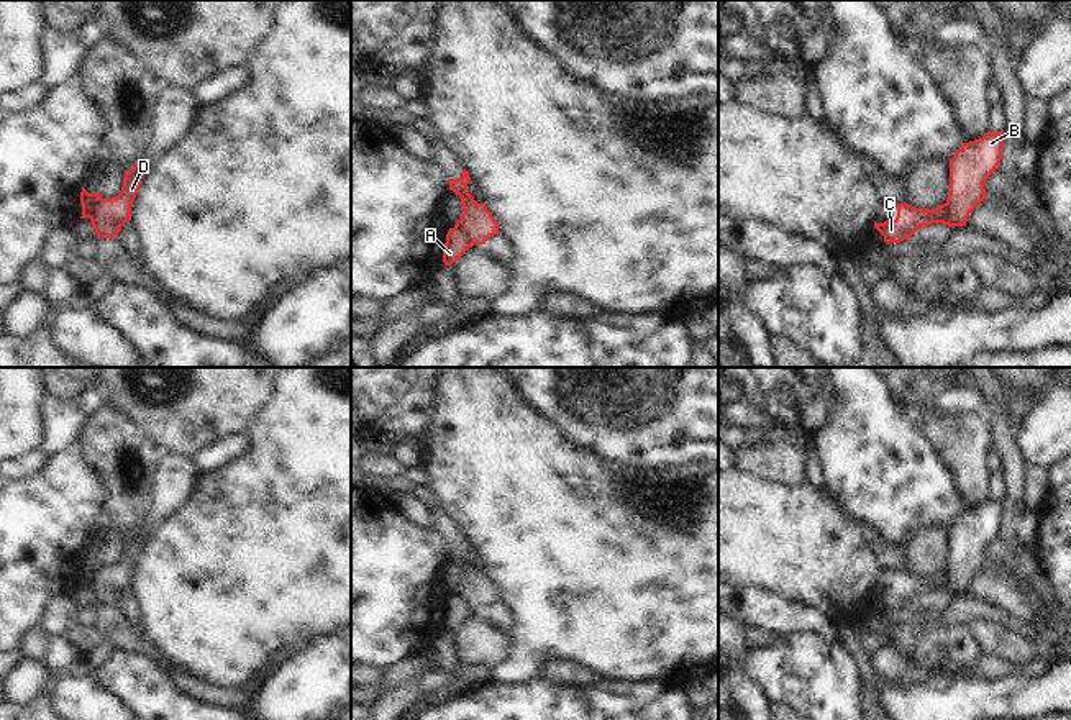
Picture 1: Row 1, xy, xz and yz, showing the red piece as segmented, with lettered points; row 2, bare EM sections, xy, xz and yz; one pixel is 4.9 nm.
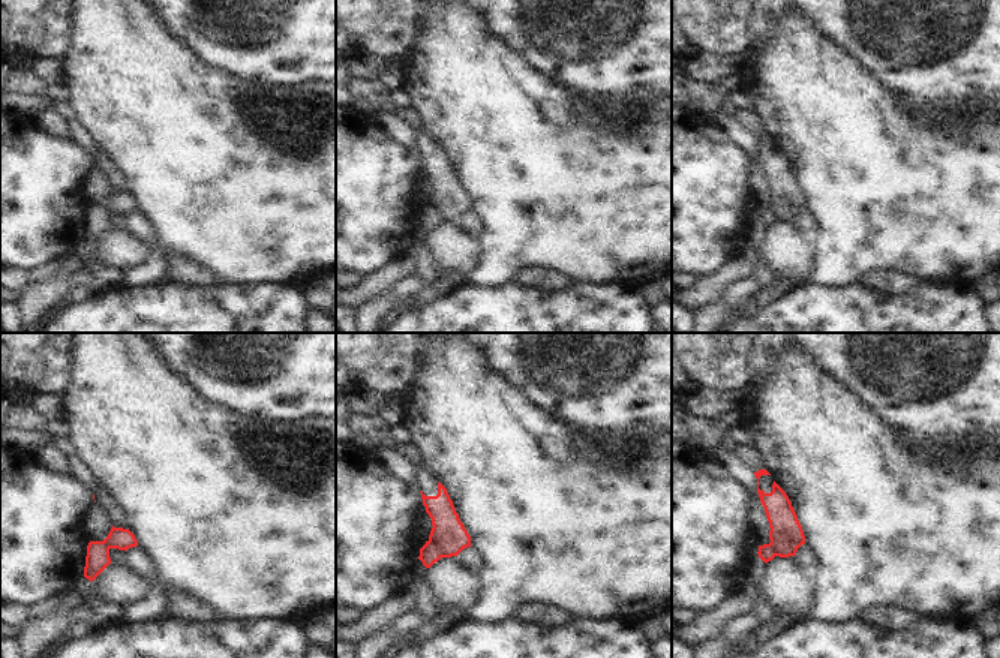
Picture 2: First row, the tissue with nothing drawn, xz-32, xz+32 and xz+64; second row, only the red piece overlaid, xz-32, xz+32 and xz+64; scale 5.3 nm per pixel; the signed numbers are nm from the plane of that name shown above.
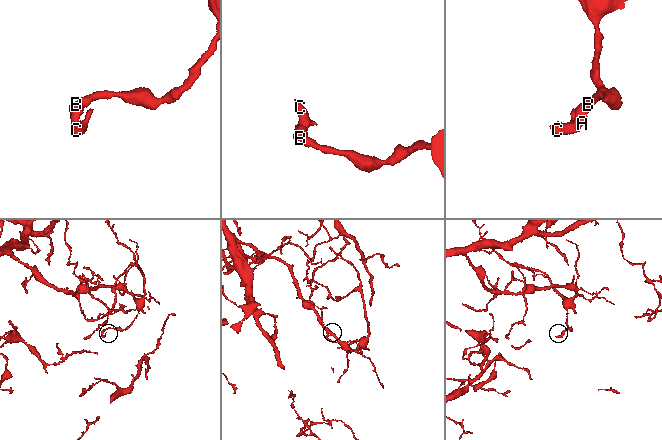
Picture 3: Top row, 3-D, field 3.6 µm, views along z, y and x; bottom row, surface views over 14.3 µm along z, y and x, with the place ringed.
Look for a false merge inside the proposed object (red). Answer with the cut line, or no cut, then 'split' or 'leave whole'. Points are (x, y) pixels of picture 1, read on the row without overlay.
yz (945, 571), (957, 592) | split

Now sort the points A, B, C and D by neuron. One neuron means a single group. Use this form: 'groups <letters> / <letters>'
groups A B / C D

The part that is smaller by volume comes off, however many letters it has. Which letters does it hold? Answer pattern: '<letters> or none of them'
C, D

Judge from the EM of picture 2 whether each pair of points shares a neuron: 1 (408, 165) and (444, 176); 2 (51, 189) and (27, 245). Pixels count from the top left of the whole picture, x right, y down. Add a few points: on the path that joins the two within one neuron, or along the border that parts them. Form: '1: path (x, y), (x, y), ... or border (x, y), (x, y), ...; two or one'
1: border (416, 147), (423, 167); two
2: path (38, 203), (27, 213), (27, 231); one

